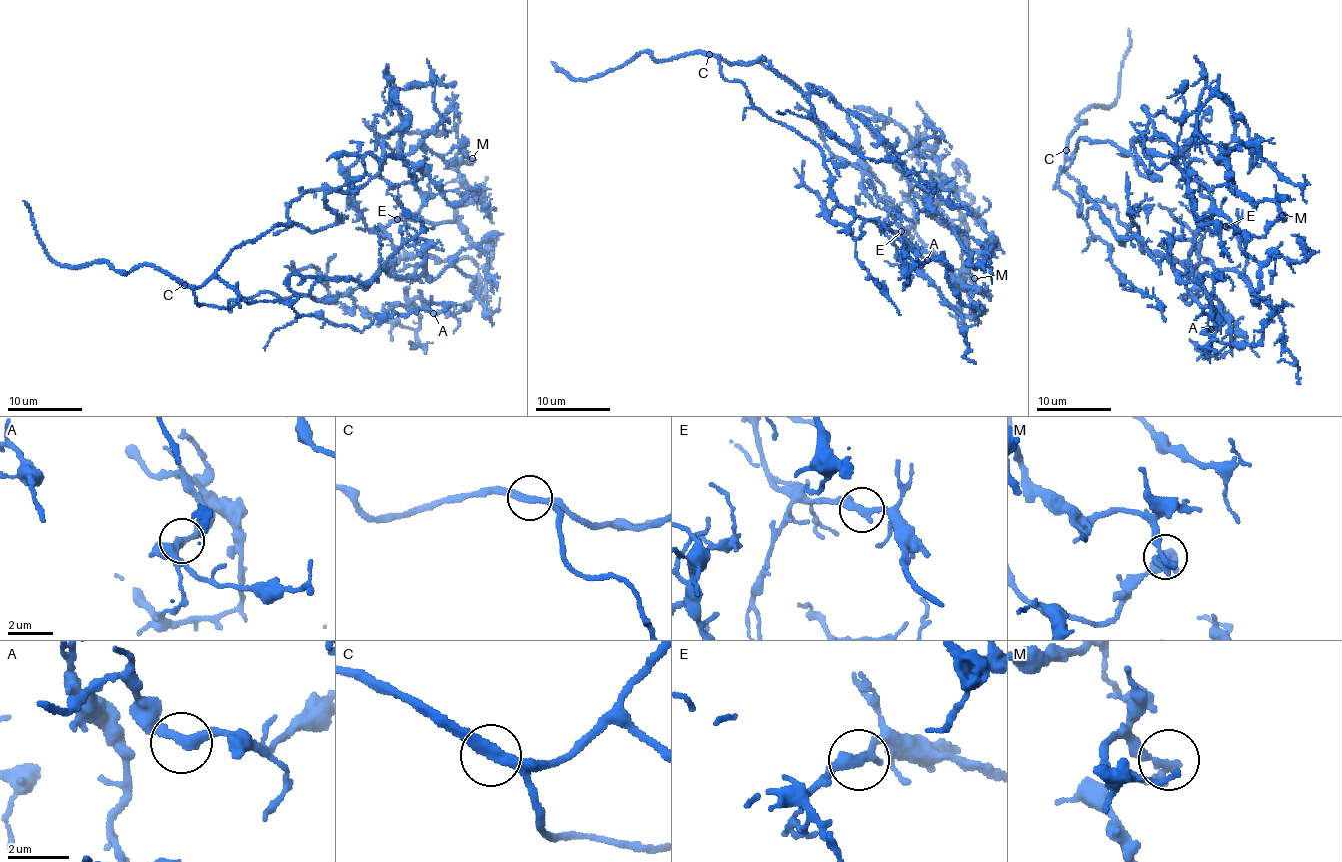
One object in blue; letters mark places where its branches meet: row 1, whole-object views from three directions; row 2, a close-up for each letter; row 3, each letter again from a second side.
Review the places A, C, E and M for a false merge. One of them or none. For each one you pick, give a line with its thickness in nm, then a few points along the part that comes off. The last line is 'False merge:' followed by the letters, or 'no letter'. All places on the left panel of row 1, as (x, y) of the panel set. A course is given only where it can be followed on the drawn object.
False merge: no letter

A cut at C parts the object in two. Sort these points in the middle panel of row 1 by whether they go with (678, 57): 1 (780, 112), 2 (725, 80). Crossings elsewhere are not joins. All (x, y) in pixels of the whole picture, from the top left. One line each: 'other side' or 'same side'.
1: same side
2: other side

